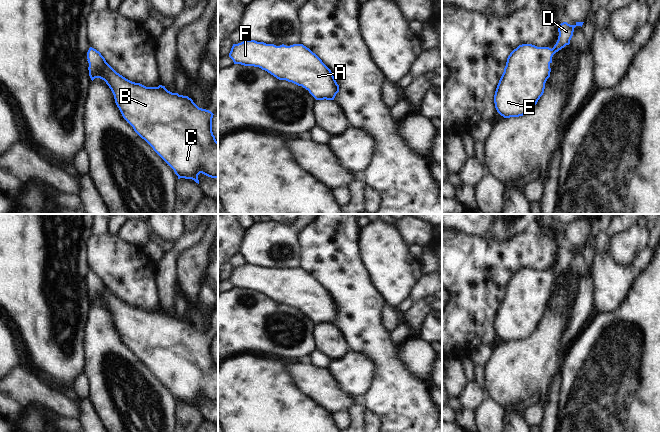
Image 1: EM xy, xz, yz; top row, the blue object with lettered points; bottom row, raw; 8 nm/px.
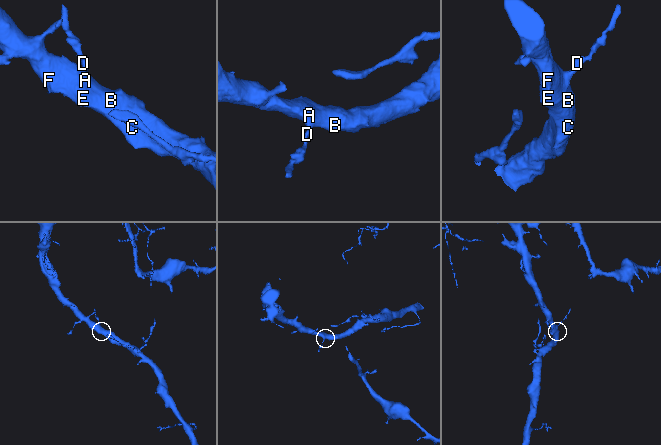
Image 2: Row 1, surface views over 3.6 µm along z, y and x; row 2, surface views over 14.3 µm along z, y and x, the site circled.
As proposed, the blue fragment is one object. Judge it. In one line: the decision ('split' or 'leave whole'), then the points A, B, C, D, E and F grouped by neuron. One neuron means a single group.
leave whole; A B C D E F

